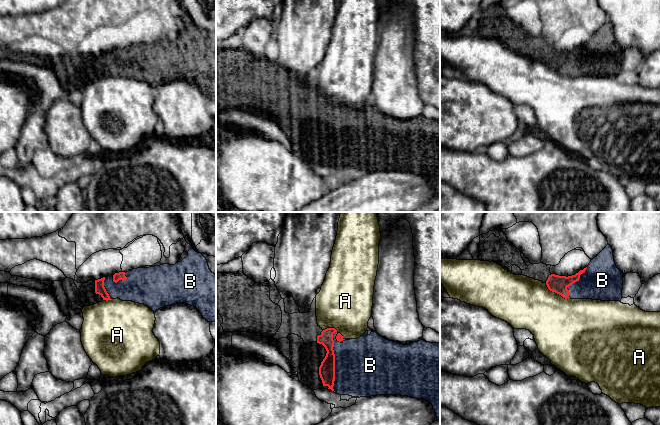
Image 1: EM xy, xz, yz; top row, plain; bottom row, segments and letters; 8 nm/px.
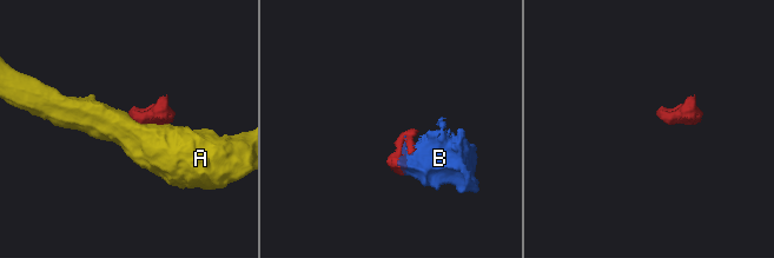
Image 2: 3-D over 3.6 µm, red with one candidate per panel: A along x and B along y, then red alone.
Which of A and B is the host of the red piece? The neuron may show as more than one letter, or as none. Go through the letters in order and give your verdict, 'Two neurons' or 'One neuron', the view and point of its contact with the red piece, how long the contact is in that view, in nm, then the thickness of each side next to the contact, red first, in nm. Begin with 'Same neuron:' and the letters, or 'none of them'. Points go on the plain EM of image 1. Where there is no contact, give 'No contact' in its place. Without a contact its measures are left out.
Same neuron: B
A: Two neurons. Touches red at yz (556, 68). Shared border 240 nm. Thickness 140 nm (red) against 420 nm
B: One neuron. Touches red at xz (334, 137). Shared border 480 nm. Thickness 130 nm (red) against 480 nm

